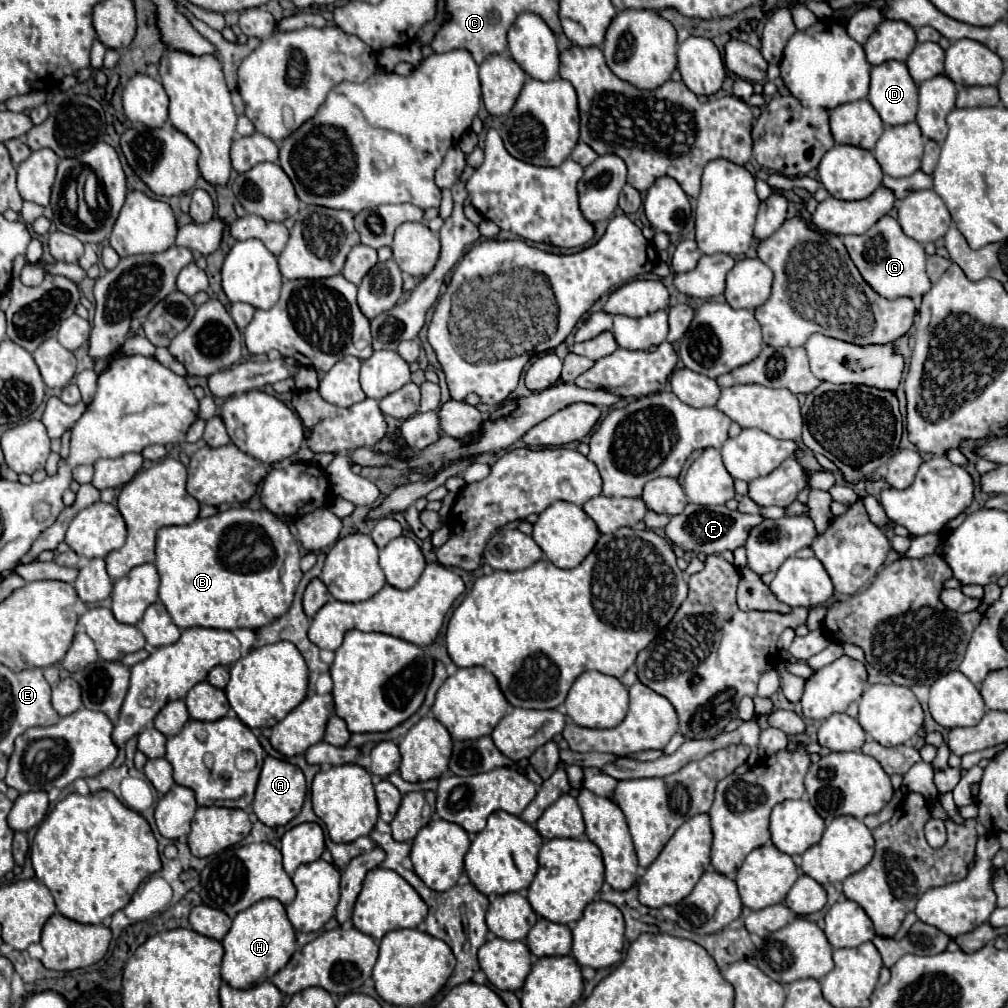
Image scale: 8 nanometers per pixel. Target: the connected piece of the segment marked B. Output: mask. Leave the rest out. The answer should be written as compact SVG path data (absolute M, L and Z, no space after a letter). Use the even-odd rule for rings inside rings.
M228 509L190 525L170 525L156 533L156 561L160 575L160 599L180 629L258 629L284 615L294 599L302 579L300 551L288 525L268 509Z

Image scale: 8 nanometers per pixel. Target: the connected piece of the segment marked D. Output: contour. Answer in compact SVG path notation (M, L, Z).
M886 61L872 67L868 101L886 125L914 121L918 109L918 85L910 77L906 63Z

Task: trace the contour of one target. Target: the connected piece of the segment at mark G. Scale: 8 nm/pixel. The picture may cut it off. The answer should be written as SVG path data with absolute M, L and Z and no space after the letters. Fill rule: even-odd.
M884 215L878 223L874 223L866 233L862 235L844 235L842 237L854 265L860 269L864 281L876 289L882 297L896 299L896 297L912 297L920 299L932 283L926 275L926 253L924 247L918 241L912 241L904 231L900 229L900 223Z

